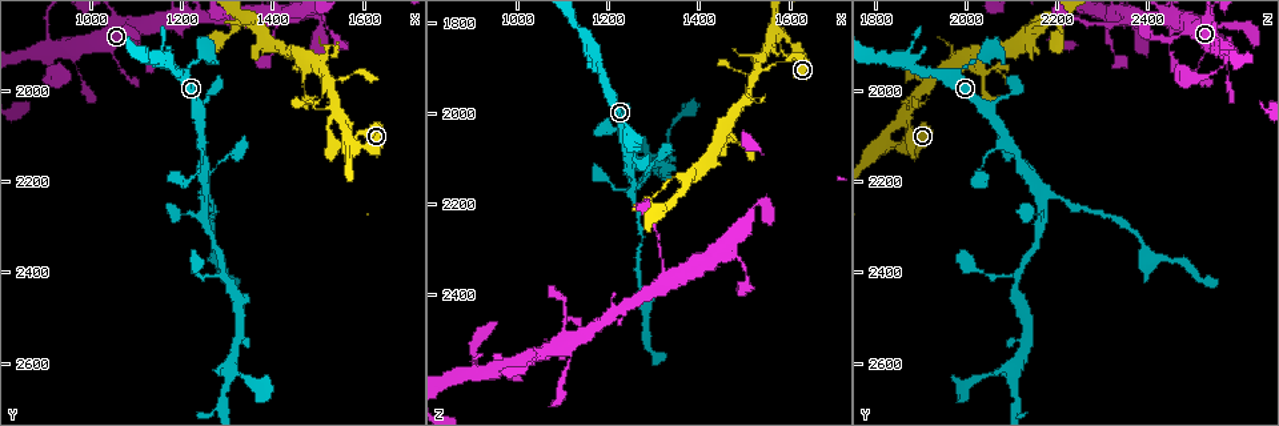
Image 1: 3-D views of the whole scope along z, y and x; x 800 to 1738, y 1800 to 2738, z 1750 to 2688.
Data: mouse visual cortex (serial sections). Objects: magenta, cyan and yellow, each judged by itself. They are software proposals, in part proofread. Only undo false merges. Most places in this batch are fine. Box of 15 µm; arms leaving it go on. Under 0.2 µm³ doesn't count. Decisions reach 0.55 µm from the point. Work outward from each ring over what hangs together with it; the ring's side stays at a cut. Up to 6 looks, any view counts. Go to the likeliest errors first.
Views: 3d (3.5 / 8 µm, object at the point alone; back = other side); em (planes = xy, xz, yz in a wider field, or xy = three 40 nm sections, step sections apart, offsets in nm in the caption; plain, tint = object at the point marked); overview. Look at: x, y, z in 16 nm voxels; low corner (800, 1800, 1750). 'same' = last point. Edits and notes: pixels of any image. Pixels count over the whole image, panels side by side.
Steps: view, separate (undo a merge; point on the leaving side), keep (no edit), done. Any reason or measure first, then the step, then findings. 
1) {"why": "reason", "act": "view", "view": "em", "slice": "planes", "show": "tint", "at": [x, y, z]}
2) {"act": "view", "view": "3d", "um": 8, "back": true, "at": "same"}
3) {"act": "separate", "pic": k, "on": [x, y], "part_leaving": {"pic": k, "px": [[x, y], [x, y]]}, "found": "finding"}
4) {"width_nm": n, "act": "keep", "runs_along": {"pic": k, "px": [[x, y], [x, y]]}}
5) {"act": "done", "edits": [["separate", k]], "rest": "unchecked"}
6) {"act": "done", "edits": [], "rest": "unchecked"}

{"why": "three arms meet", "act": "view", "view": "3d", "um": 8, "at": [1575, 2110, 1825]}

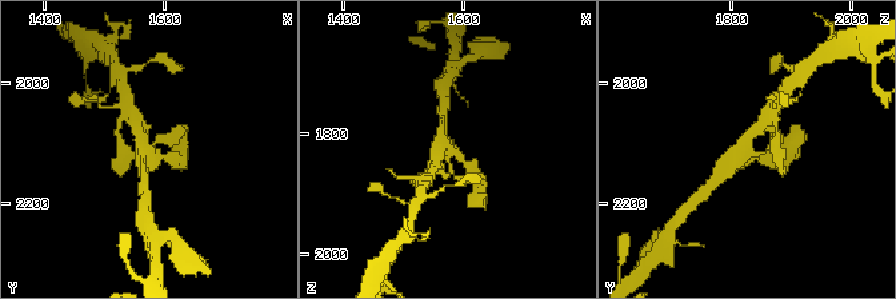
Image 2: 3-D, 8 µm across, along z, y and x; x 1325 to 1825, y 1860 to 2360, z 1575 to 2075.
{"why": "closer look", "act": "view", "view": "3d", "um": 3.5, "back": true, "at": [1575, 2115, 1825]}

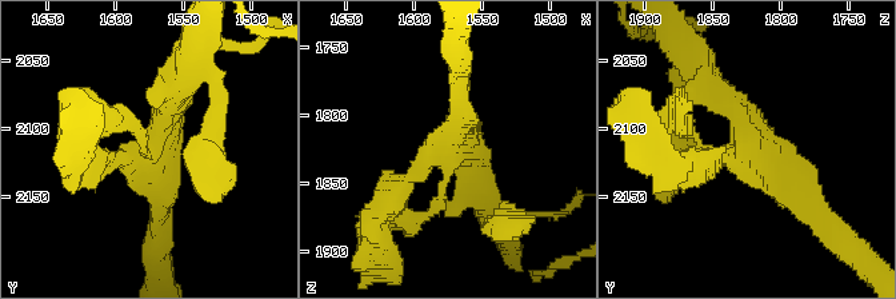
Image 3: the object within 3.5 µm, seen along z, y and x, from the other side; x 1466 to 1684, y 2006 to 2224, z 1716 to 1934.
{"act": "view", "view": "em", "slice": "xy", "step": 5, "show": "tint", "at": [1574, 2114, 1824]}

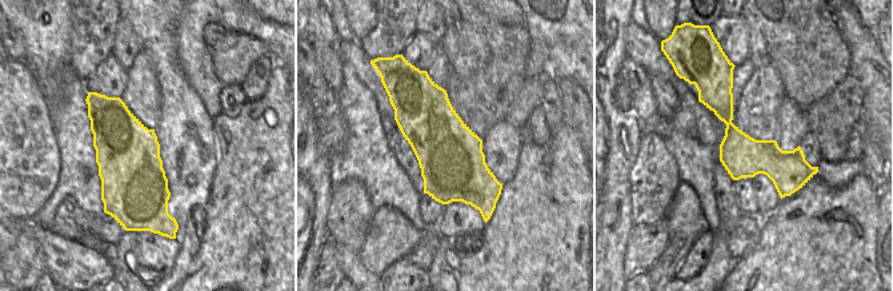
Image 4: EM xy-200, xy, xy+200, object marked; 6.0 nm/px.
{"act": "keep", "runs_along": {"pic": 3, "px": [[87, 163], [140, 155], [182, 78]]}, "found": "one cell here"}

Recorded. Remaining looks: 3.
{"why": "sudden change in width", "act": "view", "view": "3d", "um": 8, "at": [1245, 1925, 2030]}

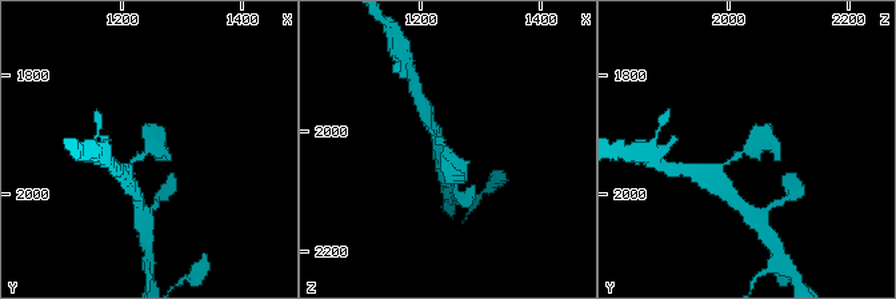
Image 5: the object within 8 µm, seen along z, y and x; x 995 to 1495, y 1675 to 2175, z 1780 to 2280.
{"why": "closer look", "act": "view", "view": "3d", "um": 3.5, "at": [1245, 1920, 2035]}

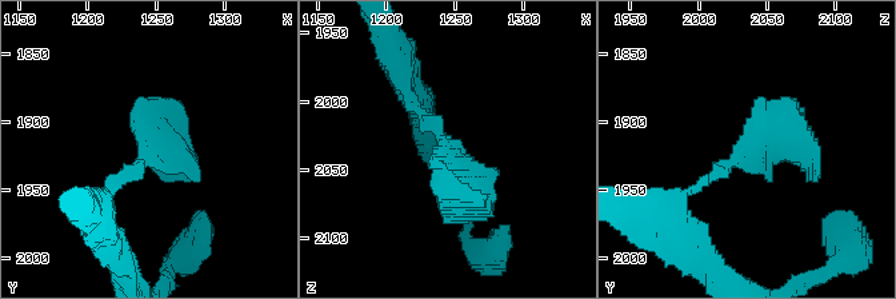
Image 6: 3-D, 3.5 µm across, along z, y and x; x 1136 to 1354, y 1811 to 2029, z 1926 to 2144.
{"act": "keep", "runs_along": {"pic": 6, "px": [[403, 86], [440, 134], [464, 212]]}, "found": "one cell here"}

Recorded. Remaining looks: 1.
{"act": "done", "edits": [], "rest": "unchecked"}

